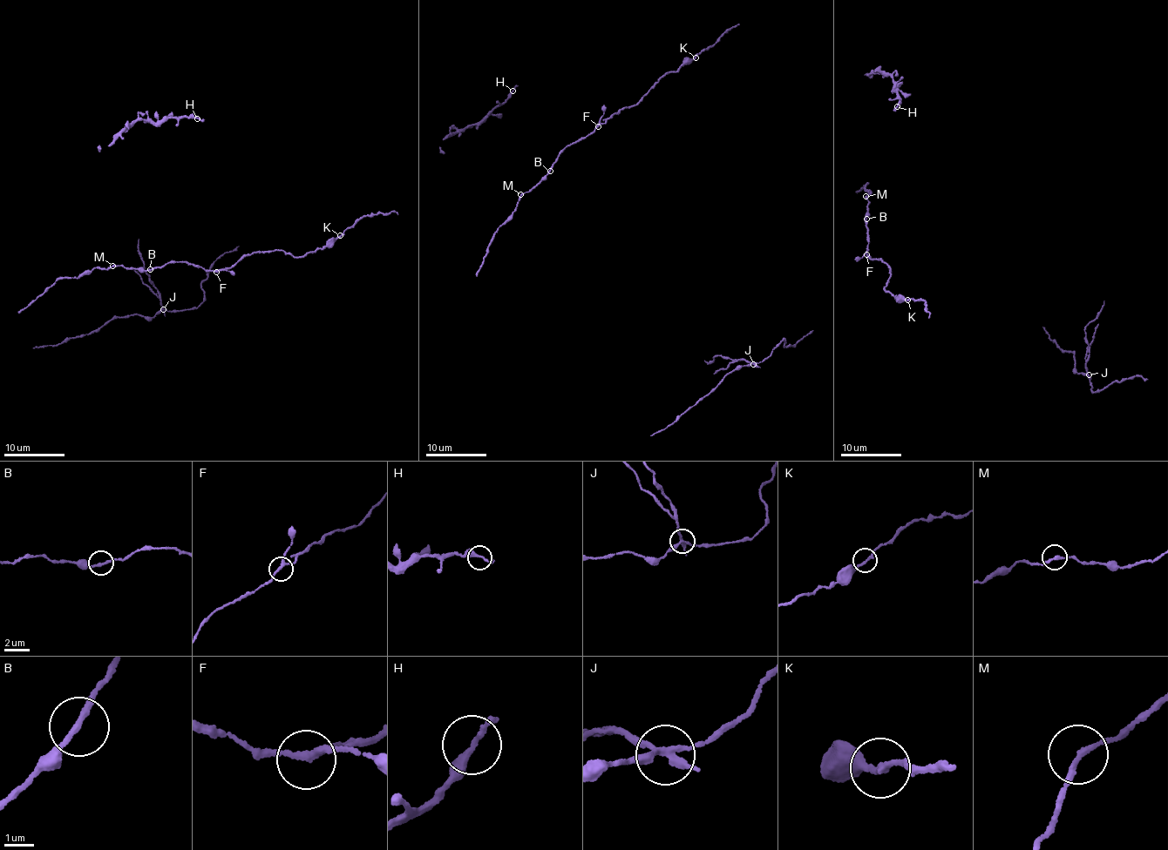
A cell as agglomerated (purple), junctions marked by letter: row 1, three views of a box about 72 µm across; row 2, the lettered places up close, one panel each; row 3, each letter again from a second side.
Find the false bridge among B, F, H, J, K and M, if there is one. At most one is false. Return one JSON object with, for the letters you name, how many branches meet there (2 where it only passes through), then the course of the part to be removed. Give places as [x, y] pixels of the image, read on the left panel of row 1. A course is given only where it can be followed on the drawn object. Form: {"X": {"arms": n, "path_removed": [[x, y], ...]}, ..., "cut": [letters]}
{"J": {"arms": 4, "path_removed": [[163, 309], [160, 295], [146, 271], [138, 250], [139, 239]]}, "cut": ["J"]}

